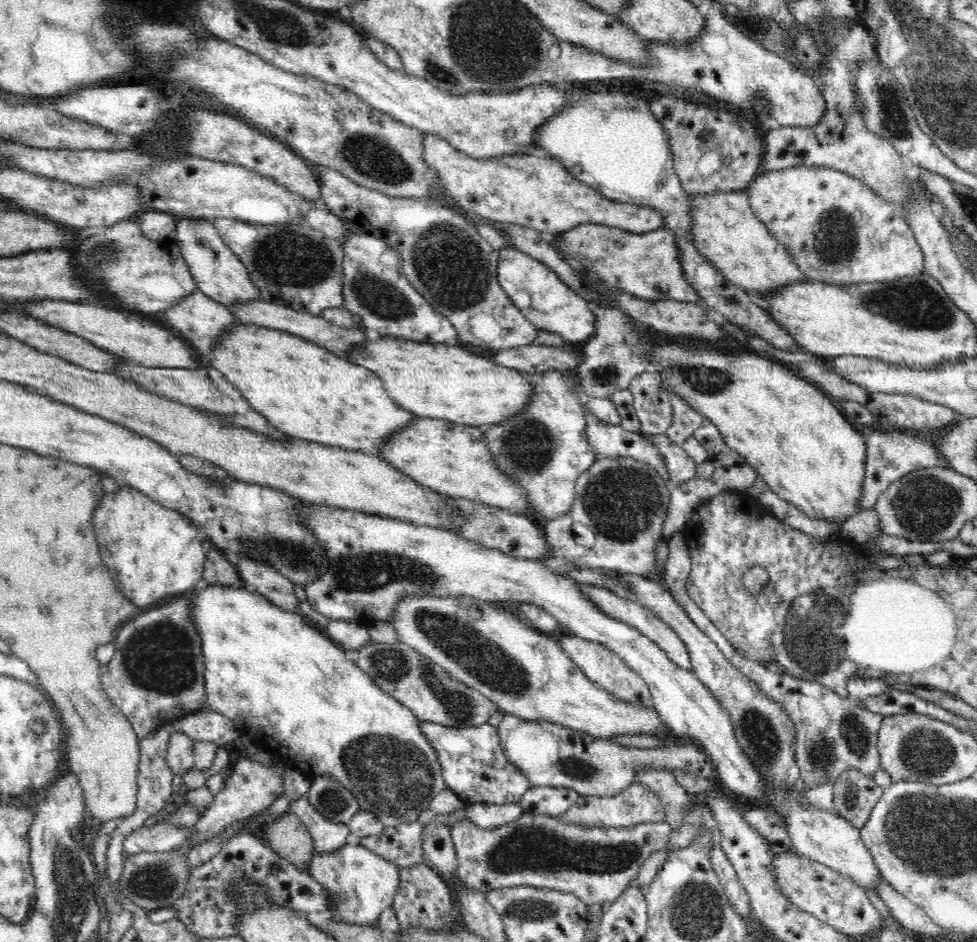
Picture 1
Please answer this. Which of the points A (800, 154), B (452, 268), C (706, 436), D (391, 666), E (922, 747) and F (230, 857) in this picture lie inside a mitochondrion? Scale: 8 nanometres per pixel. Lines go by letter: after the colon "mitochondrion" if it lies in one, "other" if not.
A: other
B: mitochondrion
C: other
D: mitochondrion
E: mitochondrion
F: other

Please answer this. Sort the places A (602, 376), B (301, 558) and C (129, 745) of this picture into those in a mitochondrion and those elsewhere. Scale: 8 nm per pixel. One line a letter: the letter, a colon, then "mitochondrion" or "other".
A: mitochondrion
B: mitochondrion
C: other

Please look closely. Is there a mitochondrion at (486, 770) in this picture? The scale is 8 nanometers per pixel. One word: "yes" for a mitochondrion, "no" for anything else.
no

